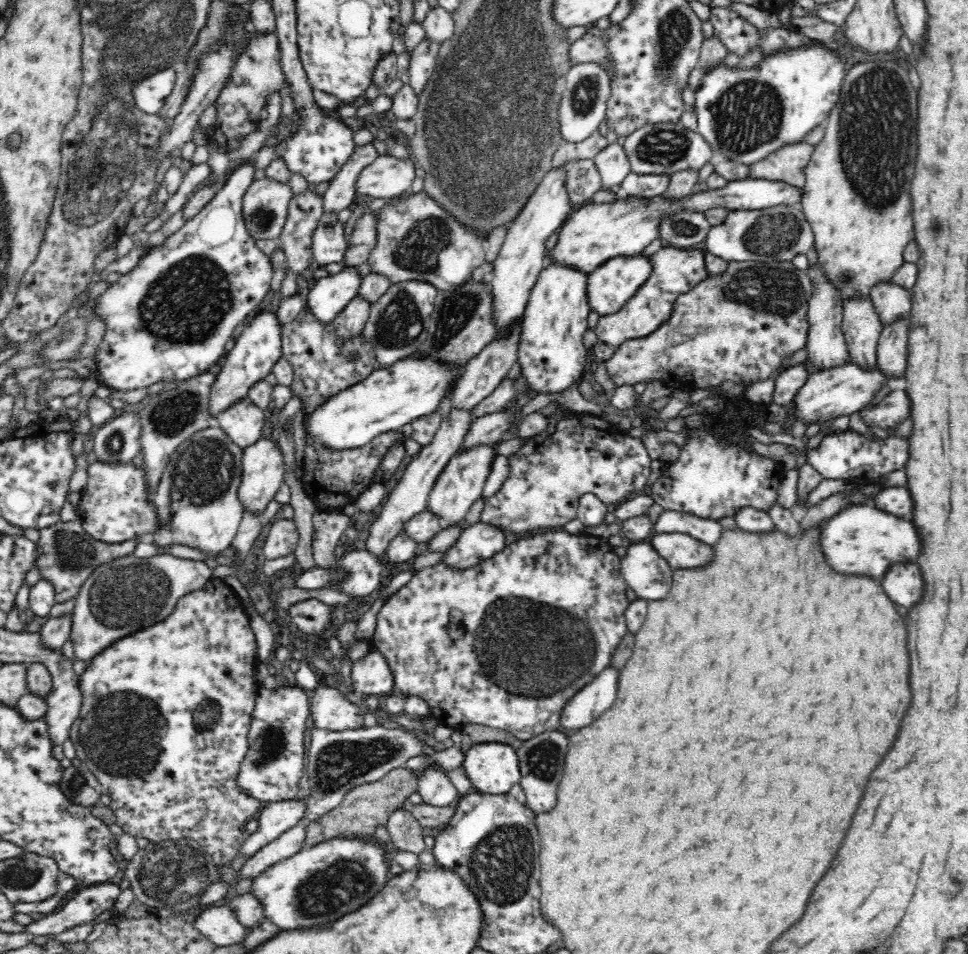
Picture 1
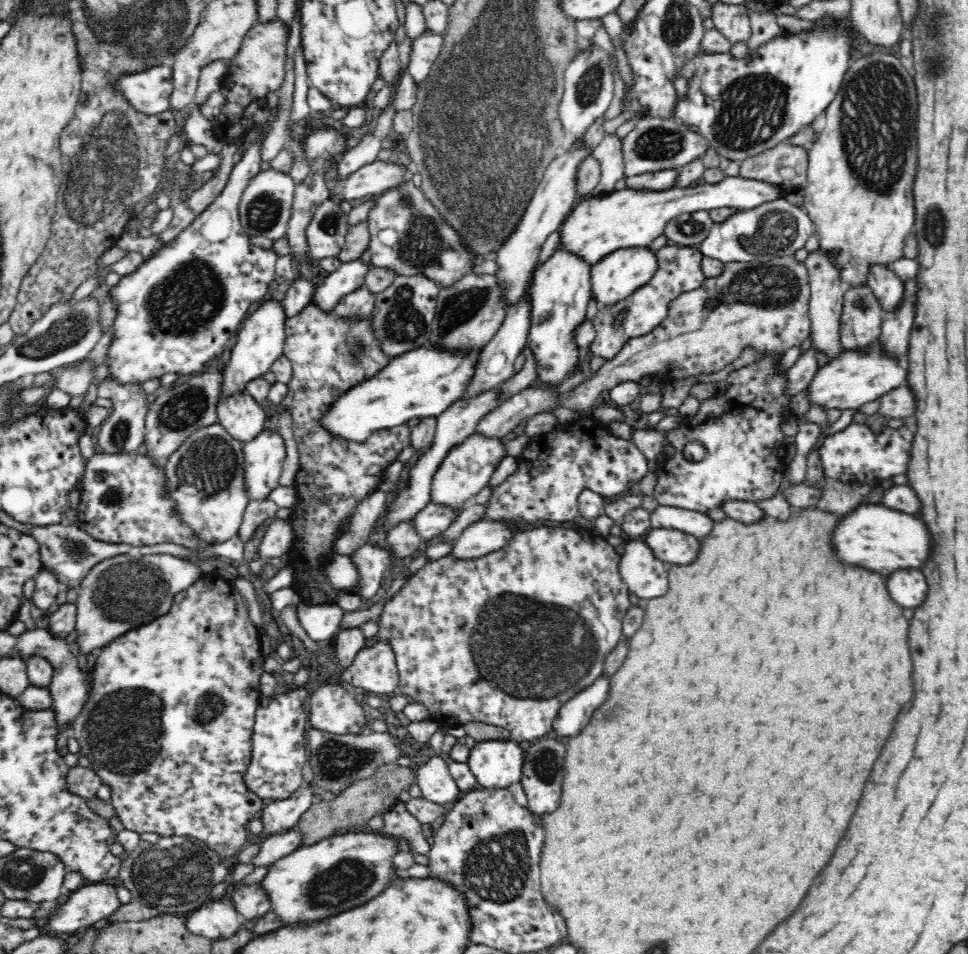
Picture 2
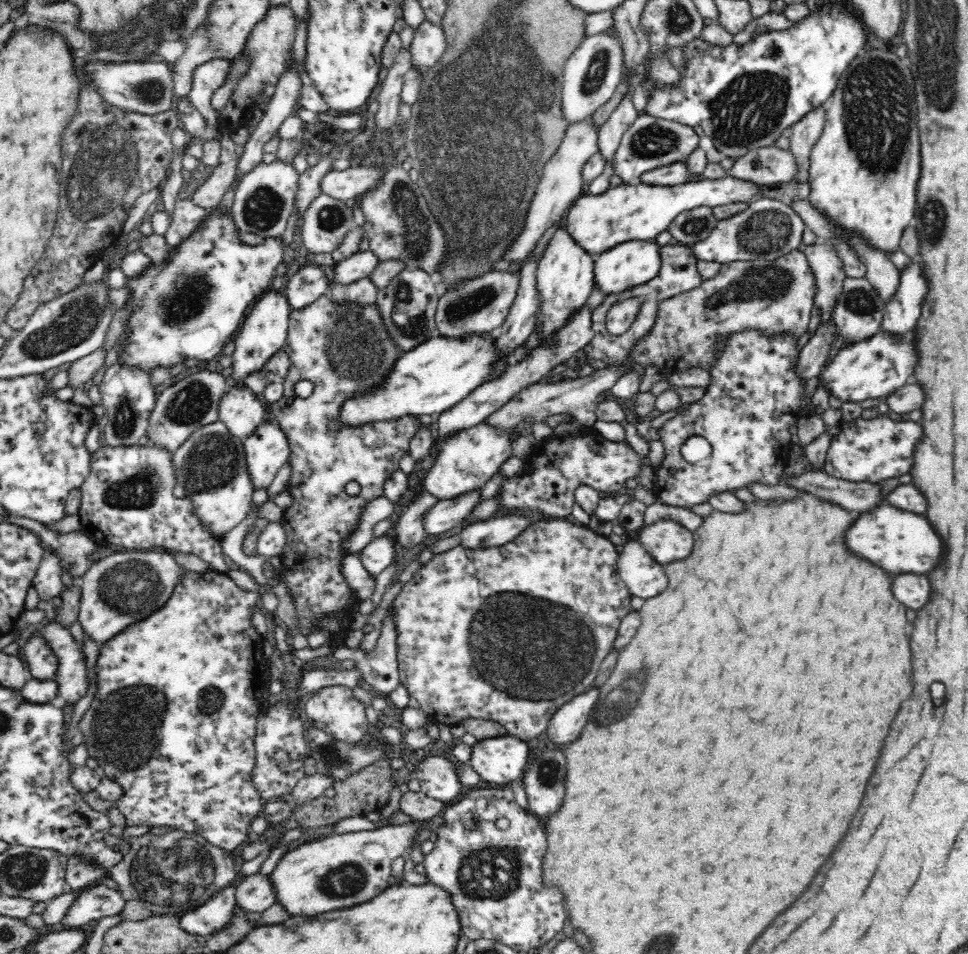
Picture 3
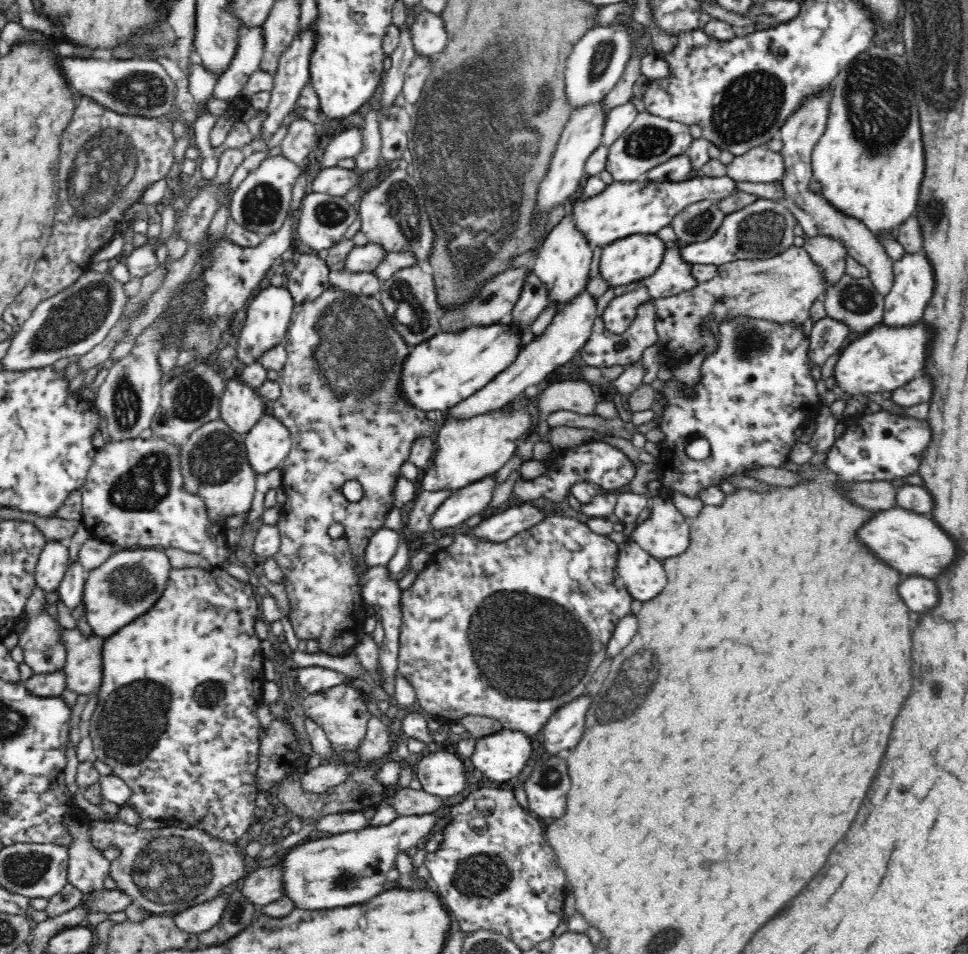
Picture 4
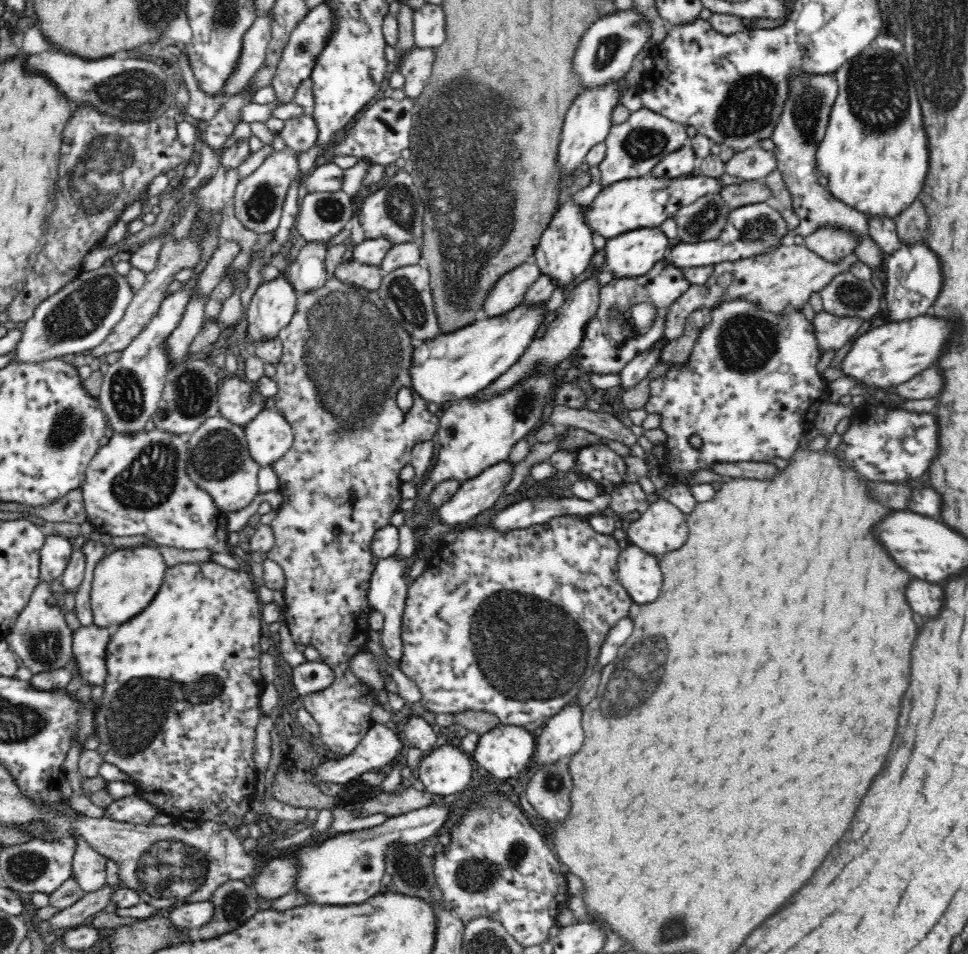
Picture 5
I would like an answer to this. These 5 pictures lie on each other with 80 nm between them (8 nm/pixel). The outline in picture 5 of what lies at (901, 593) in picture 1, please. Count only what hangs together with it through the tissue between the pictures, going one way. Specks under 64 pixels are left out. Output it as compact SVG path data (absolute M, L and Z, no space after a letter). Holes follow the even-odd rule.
M912 580L906 588L906 598L914 612L922 616L936 616L942 608L944 592L936 584L930 584L924 580Z

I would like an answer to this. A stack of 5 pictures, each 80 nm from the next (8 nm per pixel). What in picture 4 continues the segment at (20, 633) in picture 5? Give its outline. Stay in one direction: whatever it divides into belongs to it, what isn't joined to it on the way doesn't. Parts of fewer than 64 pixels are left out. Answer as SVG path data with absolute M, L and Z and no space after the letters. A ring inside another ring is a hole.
M36 586L33 588L25 607L24 616L28 616L28 626L22 633L15 636L14 640L22 648L24 663L34 671L34 675L40 676L60 671L65 666L66 658L64 643L60 641L59 623L44 612L44 606L46 606L45 593L40 587Z

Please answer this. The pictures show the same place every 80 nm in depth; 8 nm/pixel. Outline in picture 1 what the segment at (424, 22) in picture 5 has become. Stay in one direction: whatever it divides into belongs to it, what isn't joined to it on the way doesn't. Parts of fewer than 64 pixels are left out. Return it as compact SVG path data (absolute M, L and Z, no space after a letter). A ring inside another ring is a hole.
M425 38L411 54L408 86L413 89L417 96L424 92L428 80L432 77L437 64L439 49L438 43Z

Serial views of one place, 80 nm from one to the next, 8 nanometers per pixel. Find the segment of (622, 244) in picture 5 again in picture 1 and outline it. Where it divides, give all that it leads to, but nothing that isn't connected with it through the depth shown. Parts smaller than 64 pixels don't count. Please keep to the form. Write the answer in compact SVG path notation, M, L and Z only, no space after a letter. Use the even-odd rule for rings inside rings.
M636 255L633 257L616 257L601 264L586 278L586 297L590 312L596 312L600 317L617 313L630 300L636 291L650 276L649 257Z

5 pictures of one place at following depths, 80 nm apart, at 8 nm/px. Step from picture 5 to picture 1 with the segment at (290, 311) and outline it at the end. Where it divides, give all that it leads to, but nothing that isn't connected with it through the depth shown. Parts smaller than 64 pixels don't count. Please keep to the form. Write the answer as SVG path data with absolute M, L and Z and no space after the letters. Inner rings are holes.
M259 310L255 318L247 323L234 347L227 352L222 363L215 369L216 380L210 386L210 398L208 398L210 417L216 419L238 400L246 399L253 384L264 380L272 372L276 361L282 357L281 333L282 328L276 319L276 313Z

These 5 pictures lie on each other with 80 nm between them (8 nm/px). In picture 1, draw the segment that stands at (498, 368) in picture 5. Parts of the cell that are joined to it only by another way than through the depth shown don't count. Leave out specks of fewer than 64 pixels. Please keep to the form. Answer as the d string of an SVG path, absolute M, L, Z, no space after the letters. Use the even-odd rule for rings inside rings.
M412 356L390 367L377 368L362 382L330 396L318 408L306 414L303 422L305 436L312 437L330 451L365 447L375 436L398 432L405 424L410 424L420 416L436 412L444 398L444 391L455 386L450 384L450 380L460 378L461 368L426 358L414 359Z

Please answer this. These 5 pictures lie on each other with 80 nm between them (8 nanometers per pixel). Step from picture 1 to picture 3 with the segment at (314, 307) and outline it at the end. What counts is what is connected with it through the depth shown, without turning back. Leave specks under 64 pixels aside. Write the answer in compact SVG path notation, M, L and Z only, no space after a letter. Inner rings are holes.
M372 251L357 252L346 260L341 260L334 266L333 278L328 282L329 288L332 285L346 286L362 280L376 268L378 259Z

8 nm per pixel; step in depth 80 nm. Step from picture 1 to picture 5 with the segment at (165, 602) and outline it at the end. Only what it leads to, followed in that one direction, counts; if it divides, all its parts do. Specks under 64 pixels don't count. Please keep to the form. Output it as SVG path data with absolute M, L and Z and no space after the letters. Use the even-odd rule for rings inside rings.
M142 544L129 549L111 549L93 571L89 595L93 624L113 631L126 620L140 614L160 592L168 568L163 555L155 546Z

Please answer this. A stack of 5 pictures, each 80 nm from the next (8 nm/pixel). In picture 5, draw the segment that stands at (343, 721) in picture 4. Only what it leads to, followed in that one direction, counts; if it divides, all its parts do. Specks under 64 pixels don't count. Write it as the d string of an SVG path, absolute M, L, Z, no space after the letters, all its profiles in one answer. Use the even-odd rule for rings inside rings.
M331 276L330 280L317 291L307 292L297 296L297 306L293 314L290 324L285 326L284 330L280 332L278 339L283 344L283 355L278 365L276 365L276 380L278 385L278 392L275 398L275 410L288 421L288 424L294 429L294 440L290 450L286 452L281 459L278 459L272 465L274 472L278 476L279 488L282 493L283 502L277 511L276 518L271 523L274 529L274 537L276 537L276 544L274 548L268 551L267 559L276 562L283 570L285 575L285 585L283 588L284 599L286 599L286 606L284 613L286 615L286 625L291 632L292 638L295 642L303 648L308 644L312 644L320 653L320 658L323 658L324 663L332 668L336 673L336 680L330 687L325 688L317 693L310 693L303 695L303 707L314 717L314 720L319 724L319 738L323 746L333 752L338 752L343 755L349 755L364 738L366 732L372 726L372 706L376 704L376 697L373 694L374 688L368 684L362 683L349 670L348 662L350 658L356 653L360 653L363 648L367 646L368 638L370 638L370 628L368 627L368 618L373 609L369 606L368 599L368 585L372 573L374 573L376 564L379 560L375 560L372 555L371 543L378 530L381 530L386 525L390 525L390 516L399 509L400 500L400 469L404 468L406 464L410 464L410 454L415 444L420 441L431 440L434 434L439 429L439 415L431 414L428 411L428 403L418 396L413 396L412 407L407 411L401 410L396 404L396 395L401 388L410 389L410 364L412 364L412 354L416 343L411 337L392 320L392 315L384 306L382 299L377 292L366 291L360 287L342 283L340 279ZM376 404L376 406L372 406ZM350 492L356 492L357 500L352 502L350 500ZM334 527L340 528L340 534L334 536L332 530Z

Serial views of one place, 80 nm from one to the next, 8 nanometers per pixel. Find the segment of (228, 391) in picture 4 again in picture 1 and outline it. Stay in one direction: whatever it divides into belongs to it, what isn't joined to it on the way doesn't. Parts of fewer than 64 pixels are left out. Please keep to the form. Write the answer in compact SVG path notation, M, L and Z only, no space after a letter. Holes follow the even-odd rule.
M248 398L238 400L216 419L220 423L219 427L241 449L256 444L262 438L264 411Z

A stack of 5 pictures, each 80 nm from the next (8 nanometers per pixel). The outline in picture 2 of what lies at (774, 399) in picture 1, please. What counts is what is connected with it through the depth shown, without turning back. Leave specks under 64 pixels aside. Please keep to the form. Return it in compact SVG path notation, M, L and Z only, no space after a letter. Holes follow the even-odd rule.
M812 347L805 354L800 355L796 362L784 373L784 395L797 395L808 388L808 384L812 382L814 374L819 369L818 351Z

